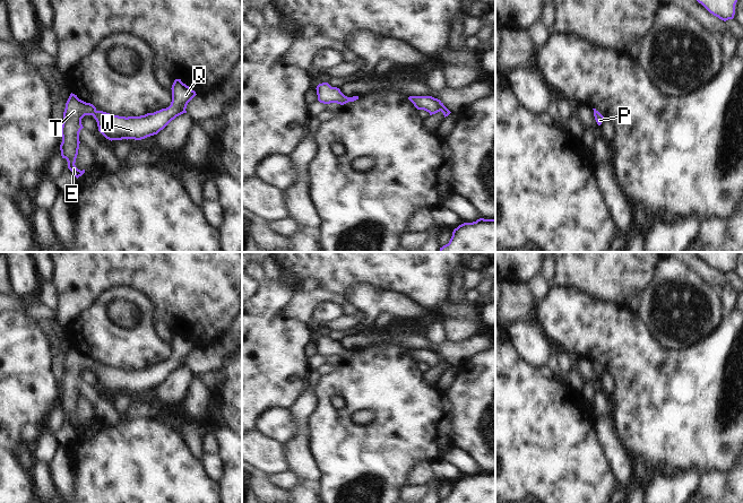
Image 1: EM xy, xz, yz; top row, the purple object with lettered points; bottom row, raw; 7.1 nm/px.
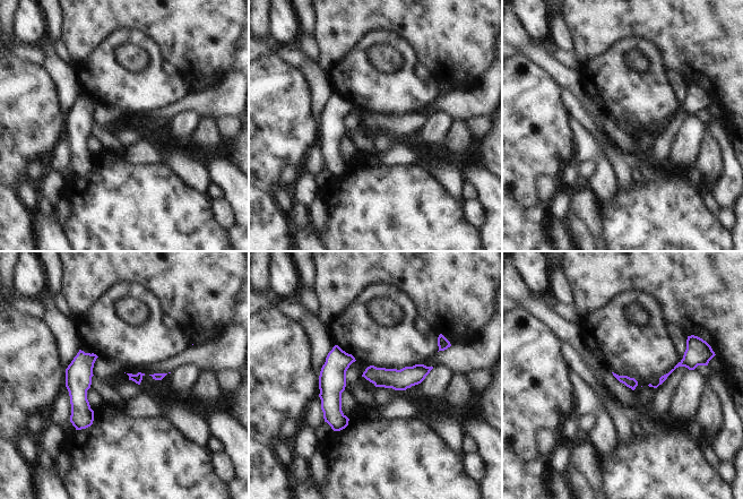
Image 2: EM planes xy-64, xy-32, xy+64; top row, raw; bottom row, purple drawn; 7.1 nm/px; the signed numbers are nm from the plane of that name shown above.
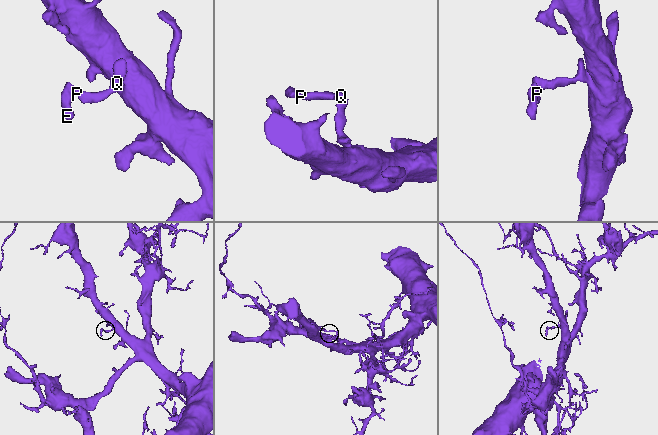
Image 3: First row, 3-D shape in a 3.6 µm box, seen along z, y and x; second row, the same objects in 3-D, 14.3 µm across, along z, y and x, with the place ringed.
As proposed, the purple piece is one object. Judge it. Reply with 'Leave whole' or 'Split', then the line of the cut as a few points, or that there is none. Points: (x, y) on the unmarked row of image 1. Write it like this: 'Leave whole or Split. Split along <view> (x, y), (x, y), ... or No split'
Leave whole. No split

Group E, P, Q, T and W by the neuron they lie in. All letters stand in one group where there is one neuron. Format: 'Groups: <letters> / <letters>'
Groups: E P Q T W

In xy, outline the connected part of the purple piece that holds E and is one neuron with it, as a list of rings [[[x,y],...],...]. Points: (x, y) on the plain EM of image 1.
[[[175,332],[172,338],[172,355],[166,362],[140,370],[119,370],[103,364],[86,356],[70,347],[63,365],[61,380],[62,396],[60,398],[61,409],[68,415],[68,422],[78,432],[85,426],[76,420],[76,411],[79,402],[79,385],[84,381],[81,372],[93,368],[97,375],[98,384],[109,393],[135,392],[141,393],[157,388],[176,370],[187,366],[188,356],[197,348],[181,332]]]

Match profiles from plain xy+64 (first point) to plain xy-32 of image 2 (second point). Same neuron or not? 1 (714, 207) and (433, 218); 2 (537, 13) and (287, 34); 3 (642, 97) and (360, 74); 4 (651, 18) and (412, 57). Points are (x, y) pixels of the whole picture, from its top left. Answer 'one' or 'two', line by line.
1: two
2: one
3: one
4: two

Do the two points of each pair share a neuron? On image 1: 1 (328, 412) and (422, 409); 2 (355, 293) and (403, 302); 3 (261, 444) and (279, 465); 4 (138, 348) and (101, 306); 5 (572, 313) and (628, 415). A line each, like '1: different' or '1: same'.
1: same
2: same
3: same
4: same
5: same

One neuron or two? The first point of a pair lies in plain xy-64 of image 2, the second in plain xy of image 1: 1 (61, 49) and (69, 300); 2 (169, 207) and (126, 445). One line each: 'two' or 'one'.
1: two
2: one

